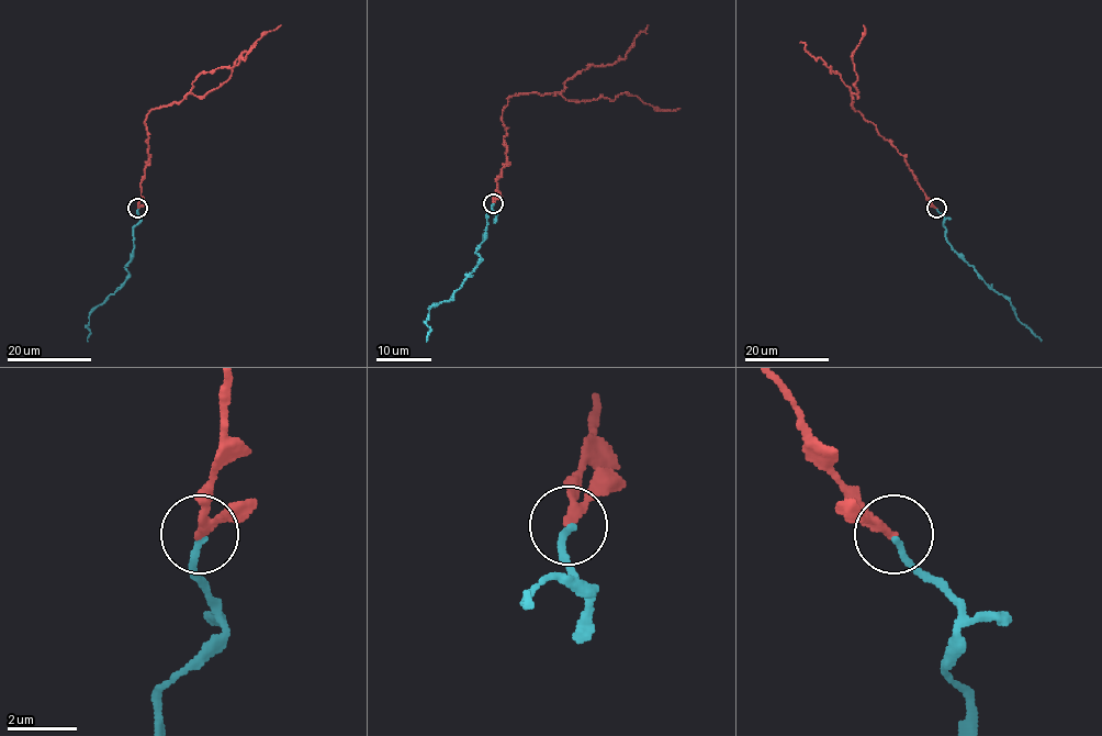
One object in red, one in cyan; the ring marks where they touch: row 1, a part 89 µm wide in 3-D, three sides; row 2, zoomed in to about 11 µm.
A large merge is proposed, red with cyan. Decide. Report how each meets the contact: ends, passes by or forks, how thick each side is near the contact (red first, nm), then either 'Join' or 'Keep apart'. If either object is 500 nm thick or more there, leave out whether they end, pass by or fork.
At the ring red passes by. At the ring cyan ends. Thickness 200 nm (red) against 180 nm. Join

